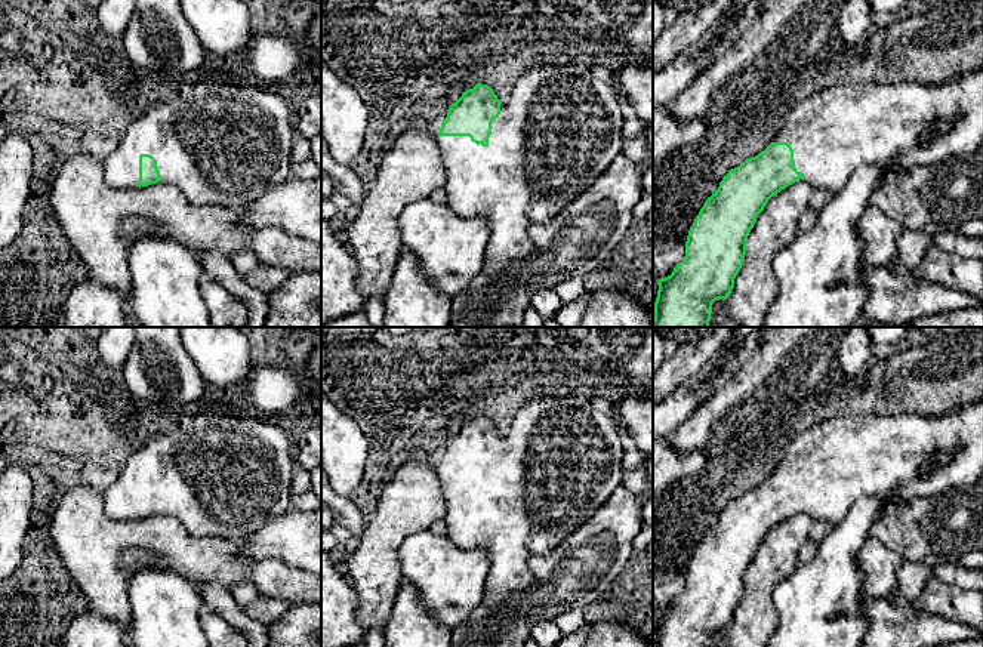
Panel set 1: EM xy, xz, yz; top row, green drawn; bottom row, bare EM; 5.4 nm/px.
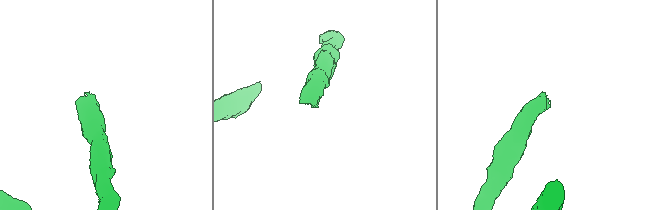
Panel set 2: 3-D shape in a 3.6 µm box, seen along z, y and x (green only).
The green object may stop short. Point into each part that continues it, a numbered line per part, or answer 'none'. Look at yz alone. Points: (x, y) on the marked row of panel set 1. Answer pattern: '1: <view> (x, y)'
1: yz (835, 131)

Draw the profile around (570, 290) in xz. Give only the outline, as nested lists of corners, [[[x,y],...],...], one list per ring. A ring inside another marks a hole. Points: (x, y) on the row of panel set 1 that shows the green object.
[[[573,277],[561,281],[554,290],[566,305],[579,301],[588,292],[588,287],[582,277]]]

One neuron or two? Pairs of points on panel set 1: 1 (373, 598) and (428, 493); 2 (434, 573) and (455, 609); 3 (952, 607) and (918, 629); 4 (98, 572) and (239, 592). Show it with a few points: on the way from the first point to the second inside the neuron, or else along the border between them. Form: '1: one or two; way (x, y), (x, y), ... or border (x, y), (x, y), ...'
1: one; way (375, 572), (379, 542), (401, 520)
2: one; way (443, 582), (449, 588), (449, 601)
3: two; border (909, 603), (918, 610), (961, 622), (967, 627)
4: two; border (249, 578), (228, 589)

